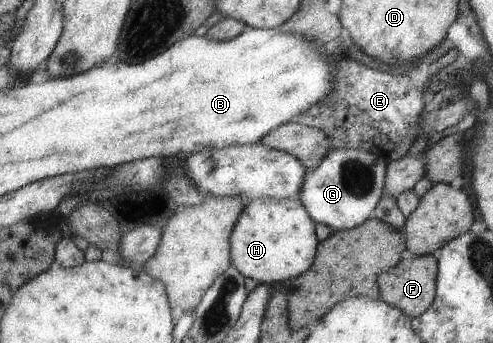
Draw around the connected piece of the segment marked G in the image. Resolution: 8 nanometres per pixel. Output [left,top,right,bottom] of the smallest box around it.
[299,148,388,231]

